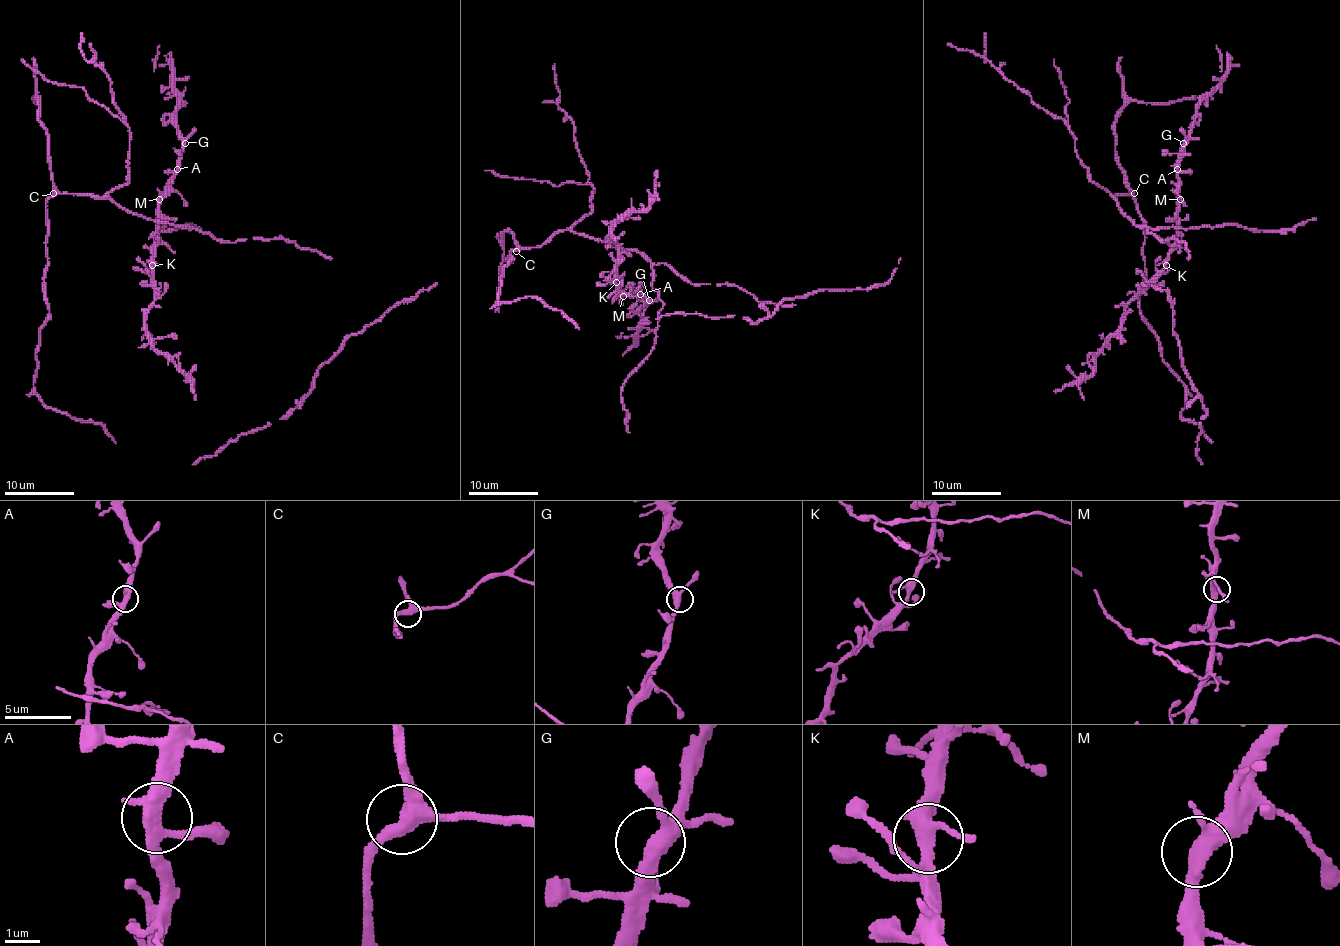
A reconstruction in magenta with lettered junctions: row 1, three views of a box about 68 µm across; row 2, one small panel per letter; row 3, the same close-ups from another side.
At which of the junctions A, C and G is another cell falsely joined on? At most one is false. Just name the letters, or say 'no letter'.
no letter

